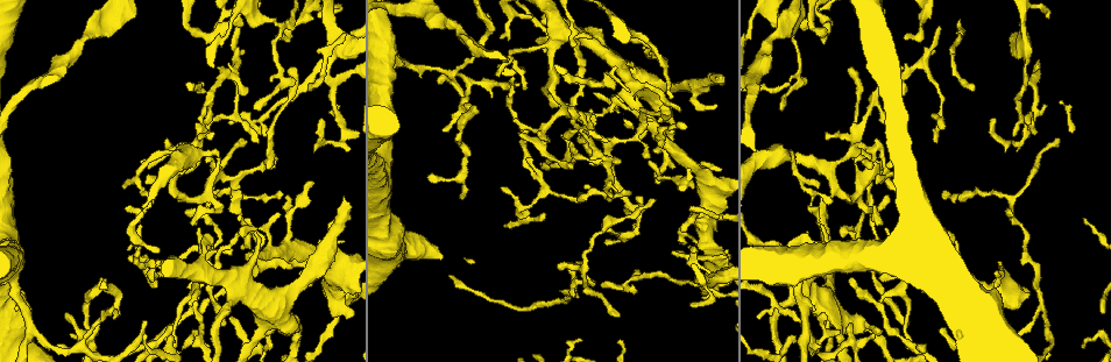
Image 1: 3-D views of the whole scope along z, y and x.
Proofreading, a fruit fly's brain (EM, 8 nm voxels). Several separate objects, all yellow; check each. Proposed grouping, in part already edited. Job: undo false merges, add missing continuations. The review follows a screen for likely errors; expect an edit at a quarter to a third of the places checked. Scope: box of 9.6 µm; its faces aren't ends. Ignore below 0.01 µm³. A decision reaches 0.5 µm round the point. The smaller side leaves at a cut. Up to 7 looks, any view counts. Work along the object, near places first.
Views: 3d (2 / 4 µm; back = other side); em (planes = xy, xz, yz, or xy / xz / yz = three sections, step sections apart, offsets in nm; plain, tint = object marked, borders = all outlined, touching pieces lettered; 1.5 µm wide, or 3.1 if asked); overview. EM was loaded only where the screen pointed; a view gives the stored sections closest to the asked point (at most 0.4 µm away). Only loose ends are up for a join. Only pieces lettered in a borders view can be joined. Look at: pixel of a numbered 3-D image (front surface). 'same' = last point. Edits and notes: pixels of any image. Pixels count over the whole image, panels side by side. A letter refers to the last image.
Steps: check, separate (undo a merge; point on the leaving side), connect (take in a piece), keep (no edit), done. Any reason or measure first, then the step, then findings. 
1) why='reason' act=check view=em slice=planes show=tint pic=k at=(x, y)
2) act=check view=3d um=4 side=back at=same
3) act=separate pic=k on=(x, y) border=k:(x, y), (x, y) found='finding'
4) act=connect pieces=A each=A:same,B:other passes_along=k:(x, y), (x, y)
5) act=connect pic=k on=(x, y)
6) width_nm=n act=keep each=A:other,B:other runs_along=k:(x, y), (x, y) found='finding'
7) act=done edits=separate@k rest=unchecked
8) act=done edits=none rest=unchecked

act=check view=em slice=planes show=borders pic=1 at=(777, 35)

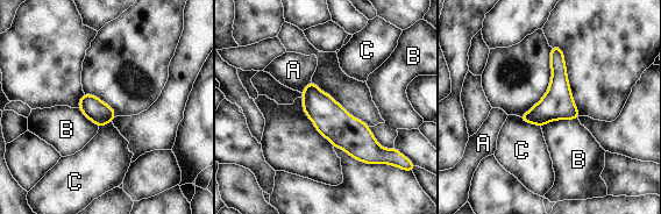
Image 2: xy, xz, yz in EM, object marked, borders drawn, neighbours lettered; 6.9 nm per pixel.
act=keep each=A:other,B:other,C:other runs_along=2:(305, 92), (345, 132), (378, 155) found='continuous, no second neuron'

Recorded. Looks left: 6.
why='branch stops here' act=check view=3d um=4 pic=1 at=(592, 38)

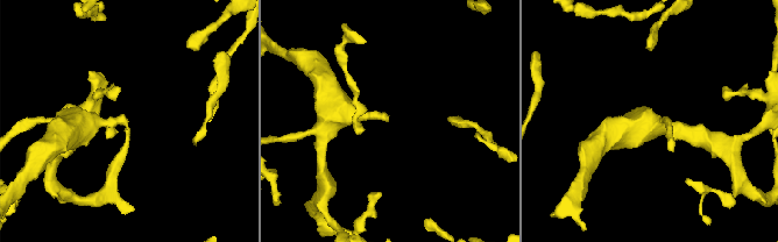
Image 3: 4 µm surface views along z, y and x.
why='need the tissue' act=check view=em slice=planes show=borders pic=3 at=(387, 120)

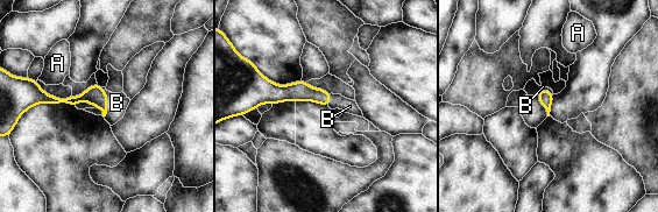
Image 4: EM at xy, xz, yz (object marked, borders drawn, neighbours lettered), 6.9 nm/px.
act=connect pieces=B each=A:other,B:same passes_along=4:(96, 96), (106, 103), (117, 103) found='the neuron continues'

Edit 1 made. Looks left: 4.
why='free end' act=check view=em slice=planes show=borders pic=1 at=(529, 158)

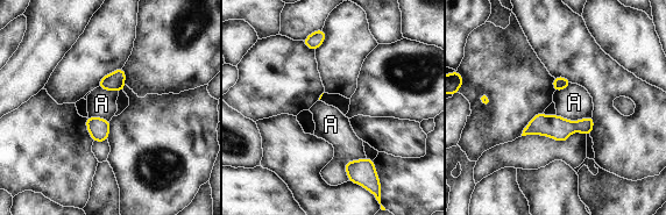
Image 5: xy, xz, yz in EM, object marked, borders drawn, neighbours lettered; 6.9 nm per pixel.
longest_contact=A:200nm act=keep each=A:other border=5:(366, 157), (345, 164), (347, 179) found='none of them fits'

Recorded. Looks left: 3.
act=done edits=connect@4 rest=unchecked

